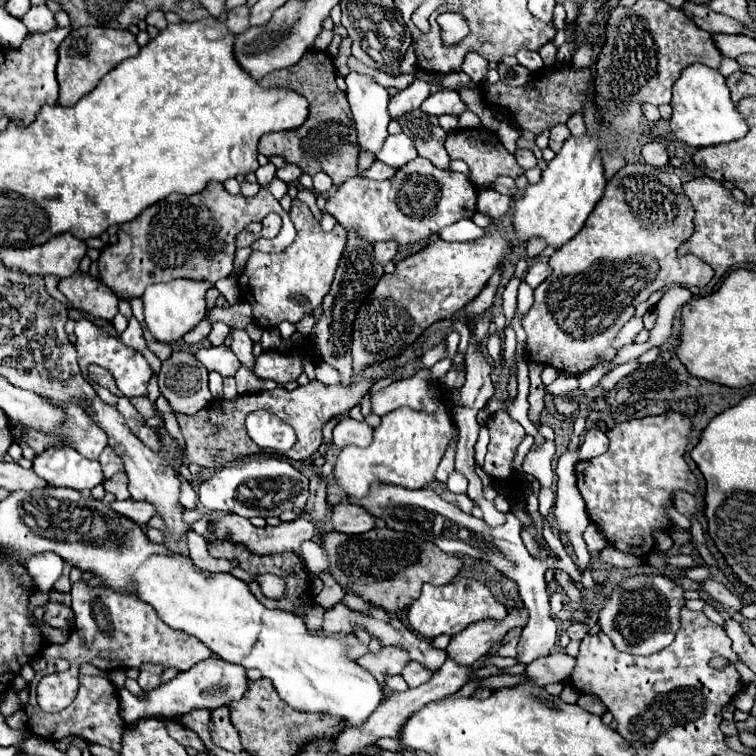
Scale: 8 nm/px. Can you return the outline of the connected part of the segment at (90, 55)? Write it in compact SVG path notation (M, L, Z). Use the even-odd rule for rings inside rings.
M77 28L71 30L69 36L59 44L59 62L57 62L57 82L59 82L59 104L61 106L73 106L77 104L83 96L87 96L101 78L113 70L119 62L125 58L137 56L139 54L139 44L135 36L129 30L113 30L113 28Z

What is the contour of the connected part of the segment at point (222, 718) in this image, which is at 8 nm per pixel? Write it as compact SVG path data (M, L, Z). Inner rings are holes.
M221 706L221 708L213 710L211 712L211 720L215 722L215 728L211 732L213 742L217 746L229 750L229 752L245 754L245 748L241 744L241 736L239 736L239 732L235 730L235 726L229 720L229 708L227 706Z

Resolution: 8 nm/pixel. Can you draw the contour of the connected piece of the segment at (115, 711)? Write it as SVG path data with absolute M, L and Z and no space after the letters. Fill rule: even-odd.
M53 658L47 662L47 668L37 672L33 682L29 684L29 692L31 692L31 698L25 706L25 714L27 714L27 728L31 734L39 736L39 738L45 738L45 740L51 740L51 742L59 742L71 734L79 734L83 736L87 742L91 744L101 744L101 746L109 746L113 750L119 750L121 748L121 736L123 736L123 730L125 730L125 722L121 720L119 716L119 708L117 708L117 688L107 680L107 678L101 678L101 676L79 676L79 692L75 696L75 700L69 704L69 708L61 710L61 712L55 712L55 714L49 714L49 712L43 712L35 700L35 688L37 688L37 682L47 676L47 674L53 674L53 672L63 672L63 670L69 670L69 662L63 660L63 658Z

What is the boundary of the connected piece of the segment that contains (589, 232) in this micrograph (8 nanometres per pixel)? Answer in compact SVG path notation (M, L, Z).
M627 164L621 168L617 176L607 182L605 194L589 214L585 228L549 258L553 274L535 288L535 302L523 316L527 332L523 356L531 362L547 364L557 372L581 376L593 366L613 362L619 348L613 348L611 344L623 324L631 320L641 300L647 300L653 292L669 284L681 284L685 288L707 286L715 276L715 270L694 255L675 254L677 246L693 232L693 214L695 208L685 196L677 174L649 164Z

